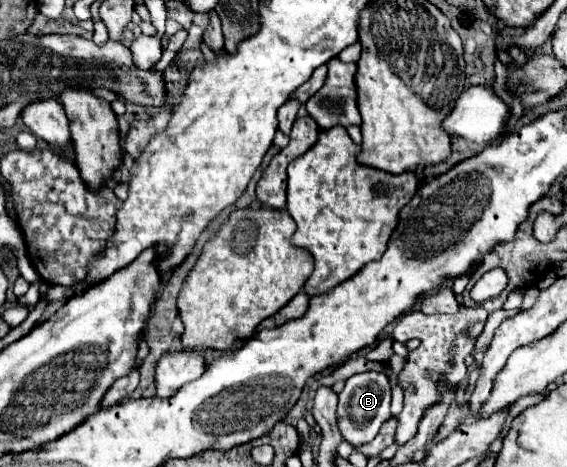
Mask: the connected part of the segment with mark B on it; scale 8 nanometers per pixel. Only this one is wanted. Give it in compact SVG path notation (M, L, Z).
M378 371L358 373L346 381L346 387L338 395L338 429L344 441L356 447L356 445L366 445L368 441L372 441L372 437L376 437L376 433L380 431L380 425L384 425L384 421L392 417L390 391L392 389L390 389L388 377Z

